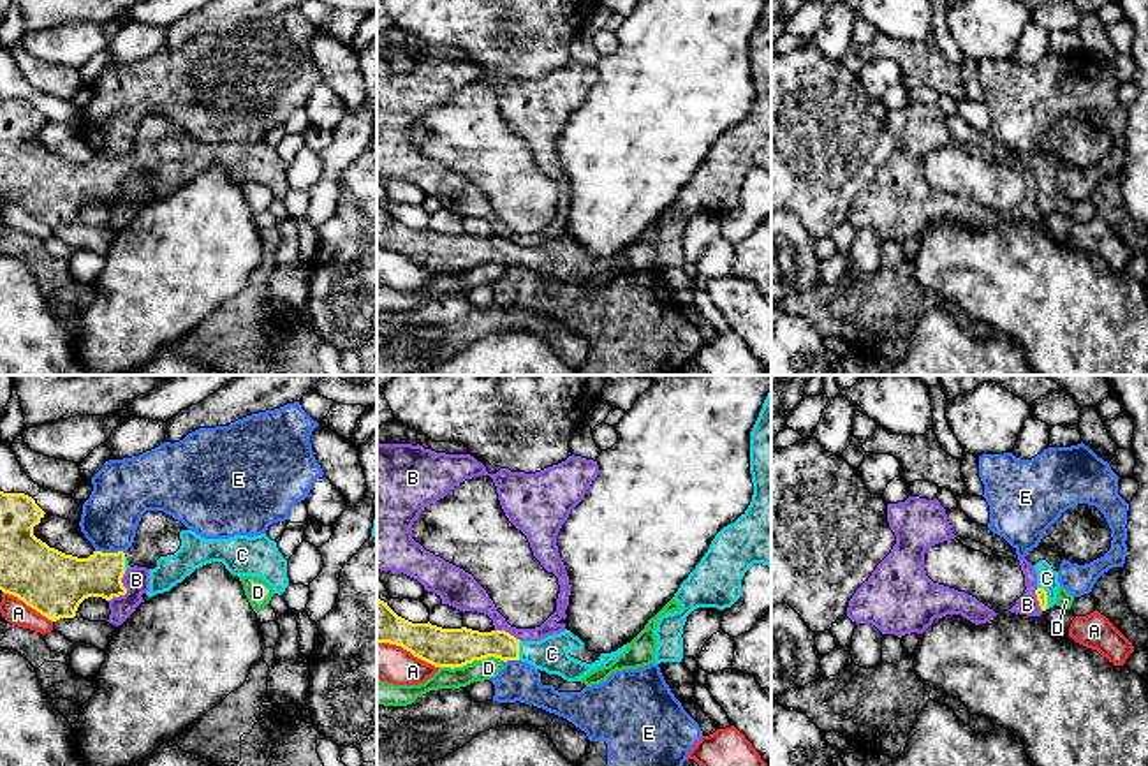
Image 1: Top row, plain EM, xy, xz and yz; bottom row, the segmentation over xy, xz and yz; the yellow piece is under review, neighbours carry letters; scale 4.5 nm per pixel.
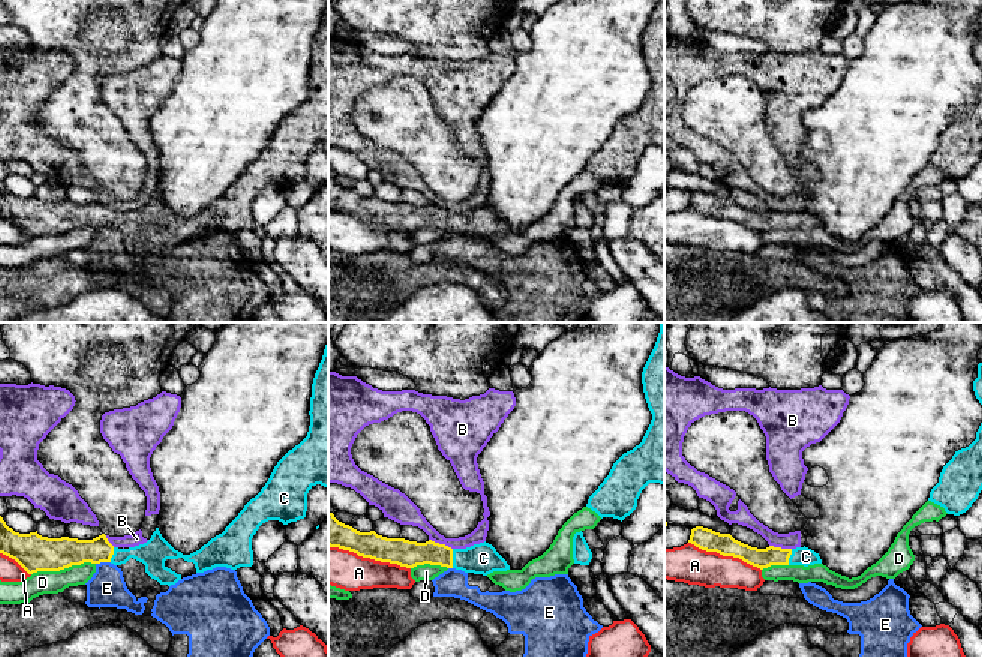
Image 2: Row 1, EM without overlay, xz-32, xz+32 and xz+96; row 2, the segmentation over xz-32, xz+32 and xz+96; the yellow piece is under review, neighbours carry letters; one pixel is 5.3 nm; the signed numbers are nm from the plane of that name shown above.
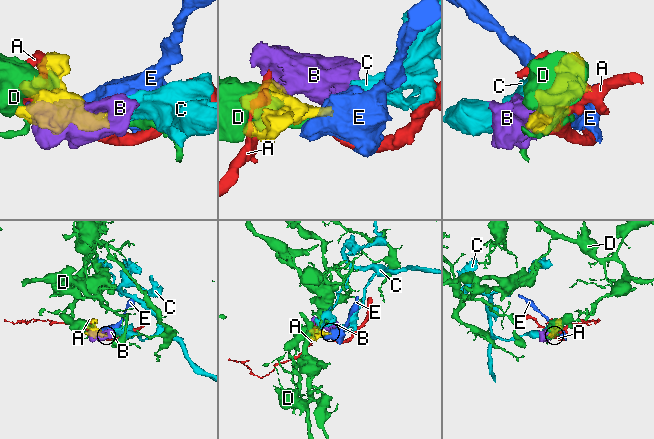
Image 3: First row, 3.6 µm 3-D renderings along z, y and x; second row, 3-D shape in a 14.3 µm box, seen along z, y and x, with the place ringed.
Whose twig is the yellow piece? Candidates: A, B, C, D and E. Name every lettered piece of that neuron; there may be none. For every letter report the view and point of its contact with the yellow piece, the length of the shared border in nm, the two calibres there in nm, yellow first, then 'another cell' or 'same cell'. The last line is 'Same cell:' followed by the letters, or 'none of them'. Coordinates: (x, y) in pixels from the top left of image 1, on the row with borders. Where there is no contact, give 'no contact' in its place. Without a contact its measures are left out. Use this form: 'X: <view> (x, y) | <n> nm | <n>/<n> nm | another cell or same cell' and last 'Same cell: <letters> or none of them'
A: xz (407, 650) | 300 nm | 180/180 nm | another cell
B: xy (125, 590) | 170 nm | 200/120 nm | another cell
C: yz (1046, 596) | 110 nm | 50/100 nm | same cell
D: xz (470, 662) | 300 nm | 180/100 nm | another cell
E: xy (110, 553) | 140 nm | 240/260 nm | another cell
Same cell: C

